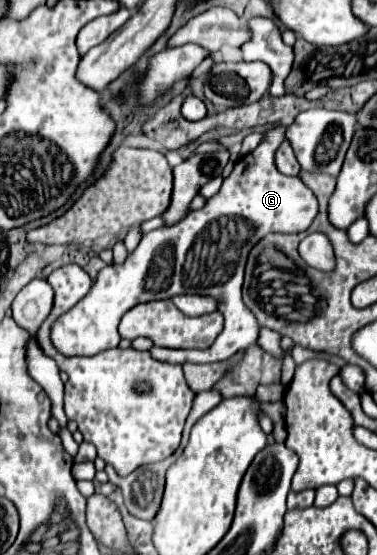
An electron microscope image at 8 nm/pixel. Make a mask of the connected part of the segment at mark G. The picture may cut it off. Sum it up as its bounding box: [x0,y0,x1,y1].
[51,125,319,363]

